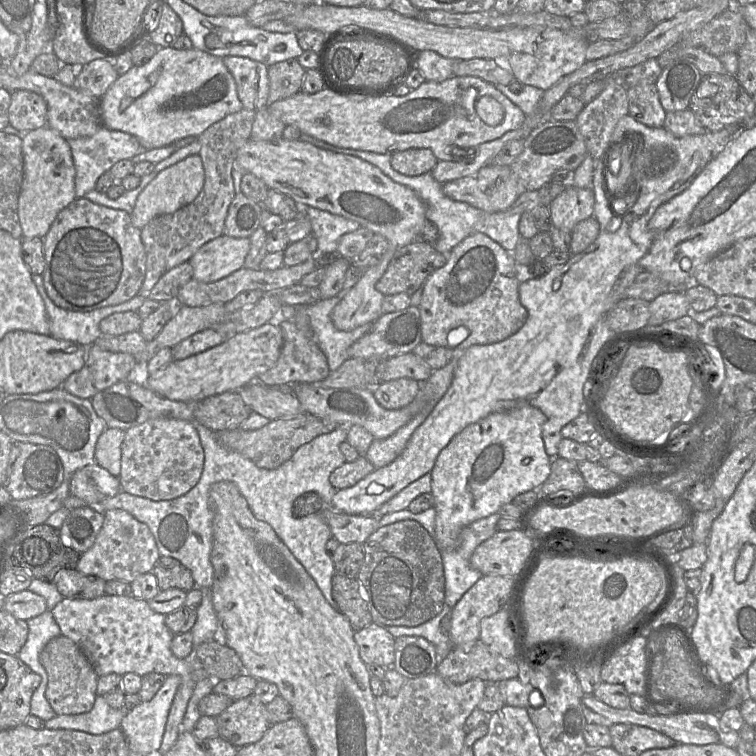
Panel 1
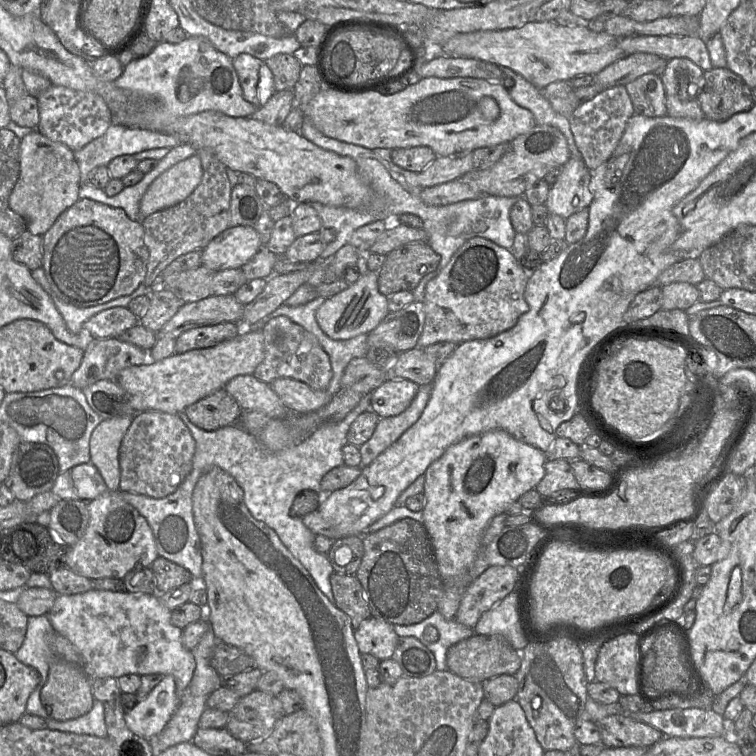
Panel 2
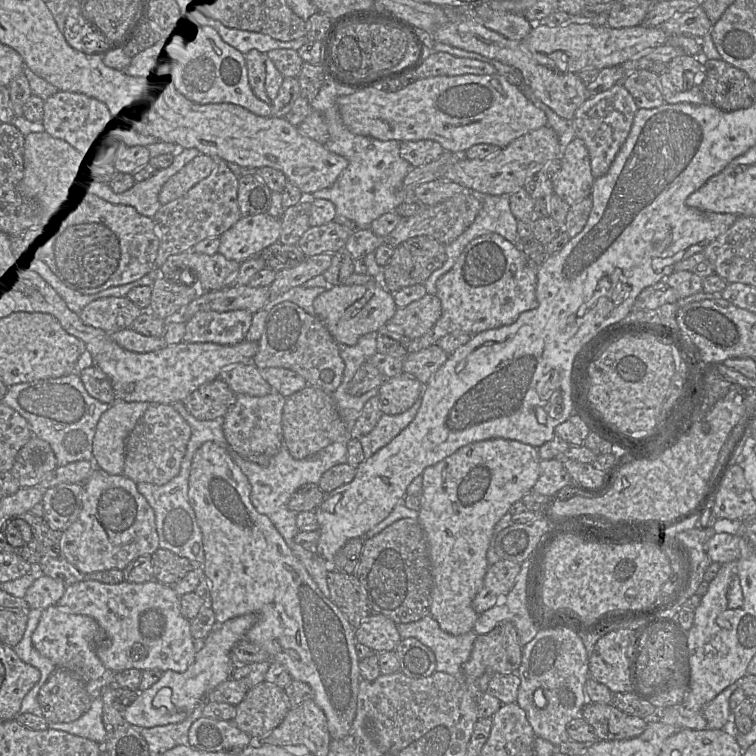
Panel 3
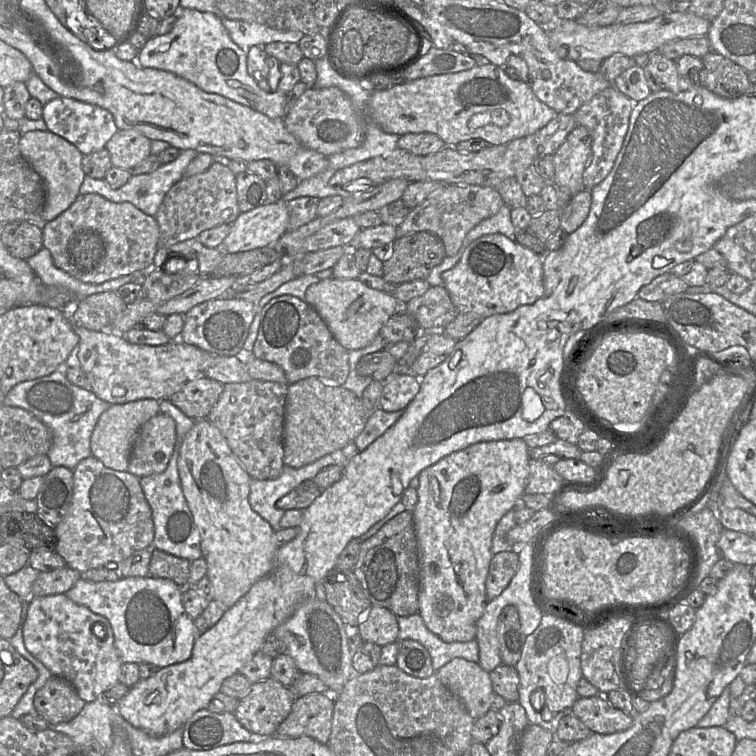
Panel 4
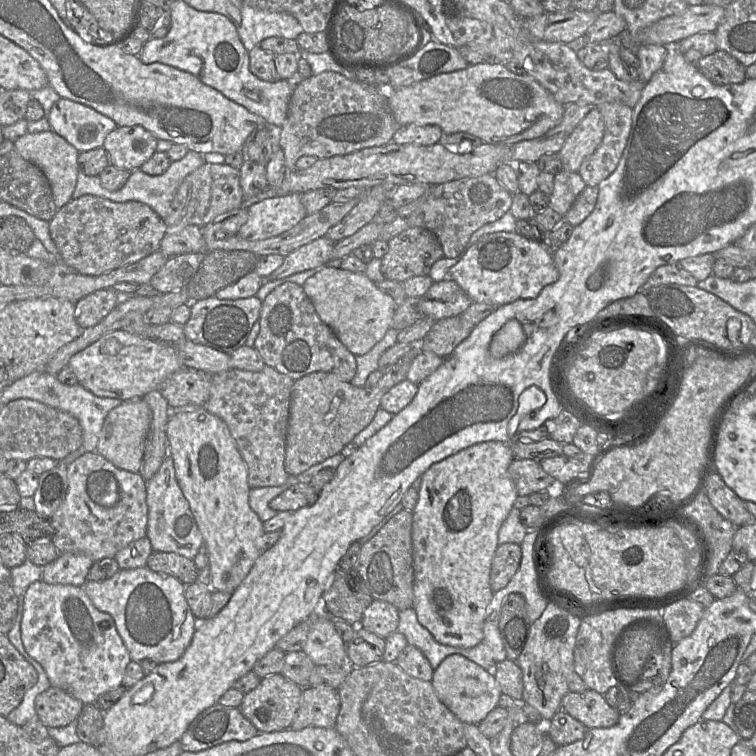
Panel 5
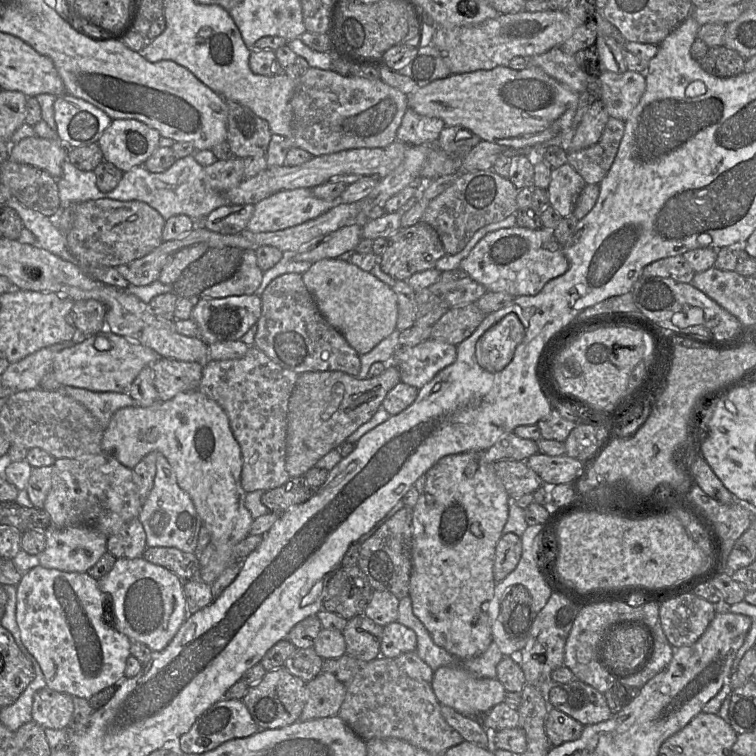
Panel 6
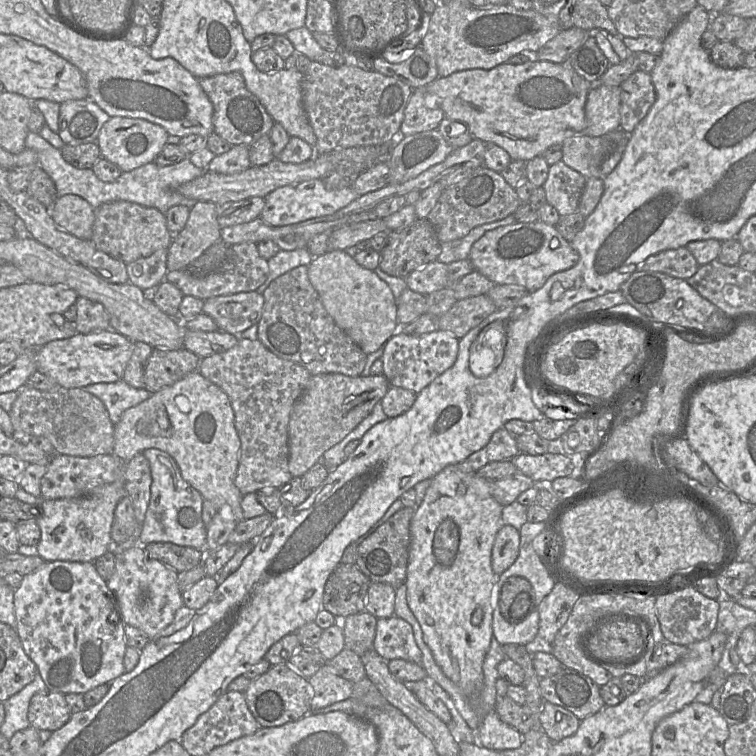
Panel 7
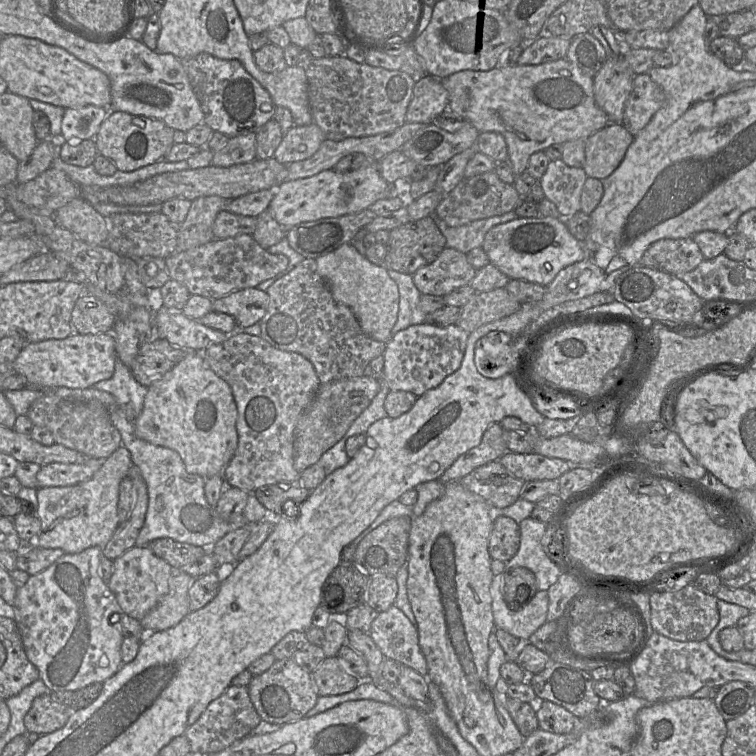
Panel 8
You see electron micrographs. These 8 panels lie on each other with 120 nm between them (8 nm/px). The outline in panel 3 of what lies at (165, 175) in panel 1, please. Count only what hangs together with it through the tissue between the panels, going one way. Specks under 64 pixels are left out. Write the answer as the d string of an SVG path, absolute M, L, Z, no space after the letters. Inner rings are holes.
M196 156L164 183L158 195L160 204L167 204L185 195L194 185L205 179L213 167L214 161L211 156Z

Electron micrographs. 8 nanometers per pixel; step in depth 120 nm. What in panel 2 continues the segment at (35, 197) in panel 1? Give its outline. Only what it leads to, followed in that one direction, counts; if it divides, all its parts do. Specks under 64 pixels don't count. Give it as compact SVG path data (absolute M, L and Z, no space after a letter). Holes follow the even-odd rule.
M37 130L21 139L20 173L9 197L9 206L23 217L30 233L43 236L56 219L79 200L80 169L74 152Z

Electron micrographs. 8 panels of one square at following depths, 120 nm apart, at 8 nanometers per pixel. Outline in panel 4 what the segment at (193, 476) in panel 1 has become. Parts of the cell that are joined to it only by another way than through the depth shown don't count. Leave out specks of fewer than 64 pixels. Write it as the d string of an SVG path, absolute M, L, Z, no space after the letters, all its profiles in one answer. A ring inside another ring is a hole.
M160 412L140 428L130 452L127 471L138 478L164 472L175 444L175 421Z

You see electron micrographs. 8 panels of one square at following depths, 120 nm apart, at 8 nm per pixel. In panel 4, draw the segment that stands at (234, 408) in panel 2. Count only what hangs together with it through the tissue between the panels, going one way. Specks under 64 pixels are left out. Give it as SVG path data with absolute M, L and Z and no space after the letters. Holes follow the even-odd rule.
M206 376L188 381L170 397L176 407L193 420L208 418L223 391L223 384Z

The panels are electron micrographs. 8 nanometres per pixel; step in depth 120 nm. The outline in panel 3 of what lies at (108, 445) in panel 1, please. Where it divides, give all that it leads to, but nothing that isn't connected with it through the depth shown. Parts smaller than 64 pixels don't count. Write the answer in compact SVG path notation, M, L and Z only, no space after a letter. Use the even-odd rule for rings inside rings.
M116 400L101 415L93 439L95 465L110 475L120 475L125 467L125 442L138 420L150 406L147 402L125 402Z

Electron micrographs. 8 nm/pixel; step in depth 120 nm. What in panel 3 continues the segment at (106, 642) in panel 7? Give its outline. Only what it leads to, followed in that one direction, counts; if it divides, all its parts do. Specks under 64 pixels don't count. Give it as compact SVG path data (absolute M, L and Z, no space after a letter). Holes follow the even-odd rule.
M56 605L49 606L42 611L31 640L39 653L51 660L56 667L76 674L83 681L88 694L92 698L100 696L105 687L115 686L116 673L107 669L96 653L96 646L102 640L105 640L105 636L93 618L64 612Z

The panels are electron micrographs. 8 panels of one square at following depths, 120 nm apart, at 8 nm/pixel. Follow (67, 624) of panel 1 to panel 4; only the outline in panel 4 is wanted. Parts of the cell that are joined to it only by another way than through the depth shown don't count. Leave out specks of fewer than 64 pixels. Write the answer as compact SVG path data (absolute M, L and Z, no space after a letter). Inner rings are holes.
M147 575L121 577L114 582L79 579L65 595L76 604L107 618L123 663L149 663L164 668L188 660L197 638L194 620L183 606L183 592L184 588L171 580Z

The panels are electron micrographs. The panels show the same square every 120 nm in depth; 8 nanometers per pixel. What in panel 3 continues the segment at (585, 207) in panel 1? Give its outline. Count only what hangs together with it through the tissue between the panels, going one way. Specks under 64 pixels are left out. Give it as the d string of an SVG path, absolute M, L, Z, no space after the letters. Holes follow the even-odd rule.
M577 137L567 141L563 146L560 161L560 170L552 181L554 194L569 206L590 197L595 178L585 143Z

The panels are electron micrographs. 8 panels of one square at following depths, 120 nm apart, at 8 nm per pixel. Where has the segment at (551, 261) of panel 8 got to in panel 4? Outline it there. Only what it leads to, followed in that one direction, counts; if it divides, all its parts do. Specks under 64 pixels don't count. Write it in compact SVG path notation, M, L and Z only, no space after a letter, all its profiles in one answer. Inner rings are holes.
M503 234L482 236L472 242L459 262L442 273L443 286L460 314L474 313L482 319L534 304L545 294L543 256Z

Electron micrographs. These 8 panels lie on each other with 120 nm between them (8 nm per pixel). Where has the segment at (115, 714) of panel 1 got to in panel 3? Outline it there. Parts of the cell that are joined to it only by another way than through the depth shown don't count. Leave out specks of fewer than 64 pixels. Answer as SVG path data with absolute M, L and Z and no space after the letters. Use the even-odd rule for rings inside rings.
M101 696L93 697L89 710L75 721L69 723L47 723L50 729L64 731L92 740L102 745L102 747L106 739L106 730L103 724L103 700Z

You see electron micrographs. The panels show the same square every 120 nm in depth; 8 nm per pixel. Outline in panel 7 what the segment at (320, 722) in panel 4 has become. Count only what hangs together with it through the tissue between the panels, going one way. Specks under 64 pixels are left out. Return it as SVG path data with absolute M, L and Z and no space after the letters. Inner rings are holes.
M327 663L308 679L312 689L311 713L351 697L351 681L337 674Z

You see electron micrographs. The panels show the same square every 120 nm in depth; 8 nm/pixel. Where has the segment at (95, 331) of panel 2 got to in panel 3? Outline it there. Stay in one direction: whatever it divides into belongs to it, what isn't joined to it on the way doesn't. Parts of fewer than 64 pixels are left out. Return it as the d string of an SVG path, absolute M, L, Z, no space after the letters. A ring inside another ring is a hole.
M106 297L87 304L79 317L85 325L111 334L130 328L142 311L127 297Z

